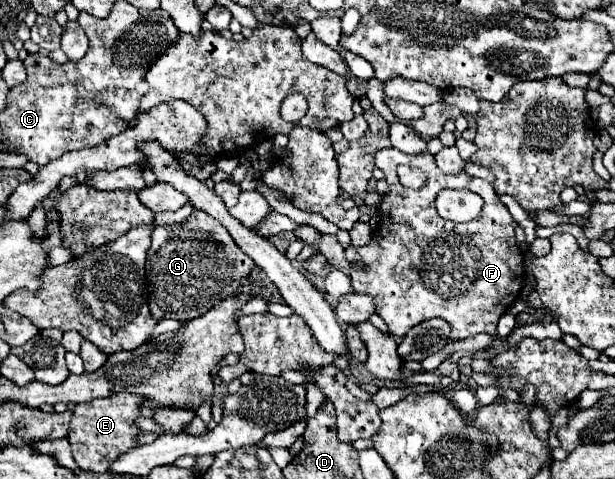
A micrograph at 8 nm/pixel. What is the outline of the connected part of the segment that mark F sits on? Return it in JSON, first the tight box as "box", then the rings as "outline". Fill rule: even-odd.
{"box":[345,147,527,343],"outline":[[[389,147],[375,153],[375,163],[385,173],[385,179],[389,183],[389,193],[383,195],[383,201],[379,205],[379,221],[371,241],[365,247],[345,249],[345,257],[351,265],[349,277],[353,291],[373,295],[373,301],[377,301],[377,315],[387,323],[389,333],[395,337],[405,337],[407,331],[413,329],[413,325],[419,325],[421,321],[433,317],[439,317],[449,323],[451,335],[448,337],[448,343],[473,337],[477,333],[495,335],[499,317],[507,311],[507,307],[511,307],[519,299],[519,293],[527,281],[527,273],[525,273],[523,253],[515,241],[515,221],[509,209],[499,201],[493,185],[483,179],[471,177],[467,173],[445,175],[435,165],[435,157],[429,151],[421,155],[407,155],[395,147]],[[401,163],[421,167],[429,175],[427,185],[417,191],[403,187],[397,177],[397,165]],[[447,187],[471,189],[473,193],[483,197],[481,215],[467,223],[441,219],[435,209],[435,197],[441,189]]]}

